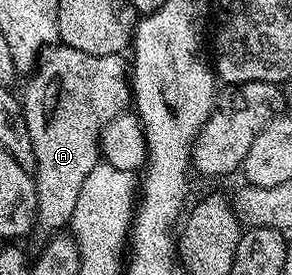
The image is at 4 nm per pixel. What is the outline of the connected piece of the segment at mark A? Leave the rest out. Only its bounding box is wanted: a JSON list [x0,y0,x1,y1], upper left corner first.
[22,45,130,237]

